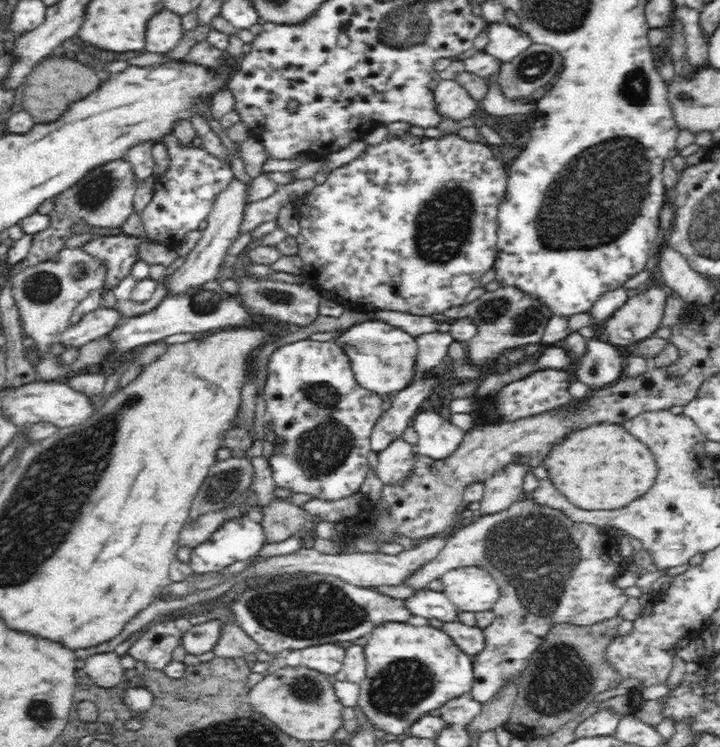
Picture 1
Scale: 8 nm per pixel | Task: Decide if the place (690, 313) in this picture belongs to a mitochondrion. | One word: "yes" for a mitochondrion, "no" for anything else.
no

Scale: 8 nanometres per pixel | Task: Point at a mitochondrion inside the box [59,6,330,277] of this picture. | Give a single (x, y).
(94, 192)

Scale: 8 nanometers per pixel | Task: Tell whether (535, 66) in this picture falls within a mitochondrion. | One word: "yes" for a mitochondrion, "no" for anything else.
yes

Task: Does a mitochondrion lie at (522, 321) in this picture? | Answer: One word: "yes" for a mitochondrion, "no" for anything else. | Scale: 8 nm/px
yes

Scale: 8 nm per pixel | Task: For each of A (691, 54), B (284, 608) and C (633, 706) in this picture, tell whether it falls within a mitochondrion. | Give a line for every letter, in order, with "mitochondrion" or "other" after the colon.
A: other
B: mitochondrion
C: other

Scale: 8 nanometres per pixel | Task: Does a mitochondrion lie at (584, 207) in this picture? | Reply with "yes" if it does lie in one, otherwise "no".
yes

